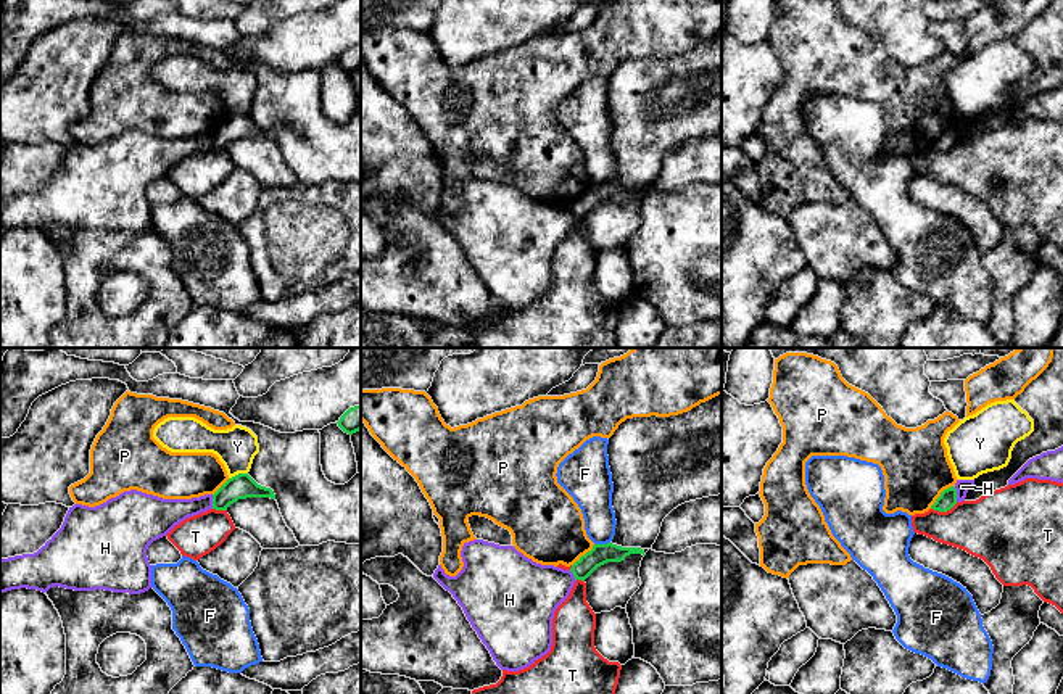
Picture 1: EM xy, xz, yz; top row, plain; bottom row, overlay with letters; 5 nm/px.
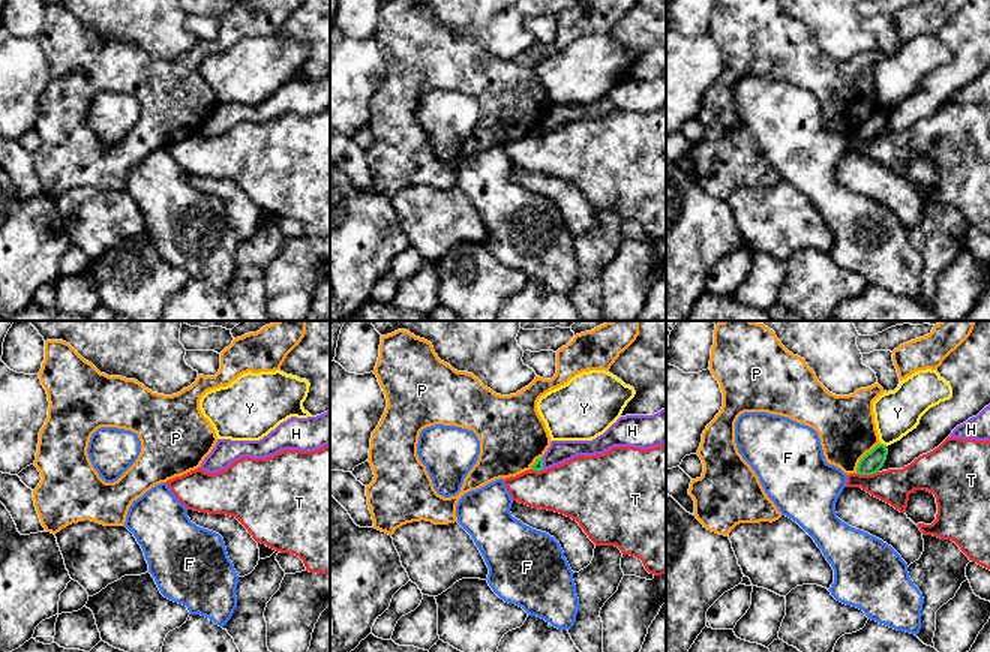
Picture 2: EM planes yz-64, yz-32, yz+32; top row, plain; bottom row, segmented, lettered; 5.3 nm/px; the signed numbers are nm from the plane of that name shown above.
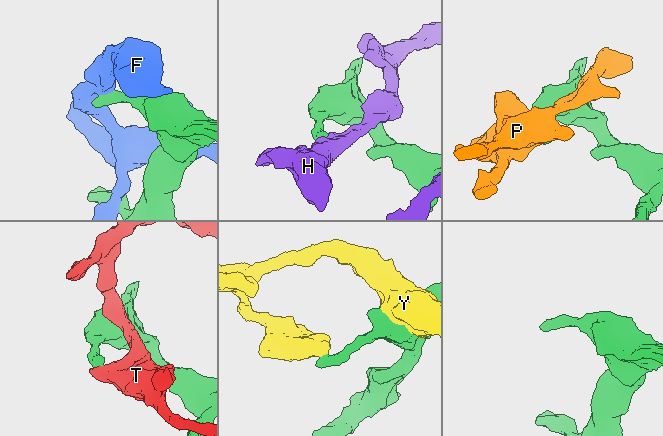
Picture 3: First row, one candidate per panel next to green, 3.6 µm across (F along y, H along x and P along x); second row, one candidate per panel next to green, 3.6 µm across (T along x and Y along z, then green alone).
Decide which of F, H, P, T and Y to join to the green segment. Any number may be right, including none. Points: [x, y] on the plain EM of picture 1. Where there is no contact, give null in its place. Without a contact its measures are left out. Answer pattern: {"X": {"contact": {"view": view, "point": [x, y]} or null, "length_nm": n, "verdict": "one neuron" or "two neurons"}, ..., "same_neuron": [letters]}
{"F": {"contact": {"view": "xz", "point": [601, 184]}, "length_nm": 80, "verdict": "two neurons"}, "H": {"contact": {"view": "yz", "point": [955, 134]}, "length_nm": 80, "verdict": "two neurons"}, "P": {"contact": {"view": "yz", "point": [941, 134]}, "length_nm": 170, "verdict": "two neurons"}, "T": {"contact": {"view": "yz", "point": [944, 150]}, "length_nm": 140, "verdict": "two neurons"}, "Y": {"contact": {"view": "xy", "point": [239, 113]}, "length_nm": 100, "verdict": "two neurons"}, "same_neuron": []}

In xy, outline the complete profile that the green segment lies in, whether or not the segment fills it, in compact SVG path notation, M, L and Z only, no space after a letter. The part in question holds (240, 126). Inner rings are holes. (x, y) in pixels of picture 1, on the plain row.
M238 113L213 134L213 148L227 150L230 143L246 137L275 138L275 134L271 127L258 124L248 113Z

